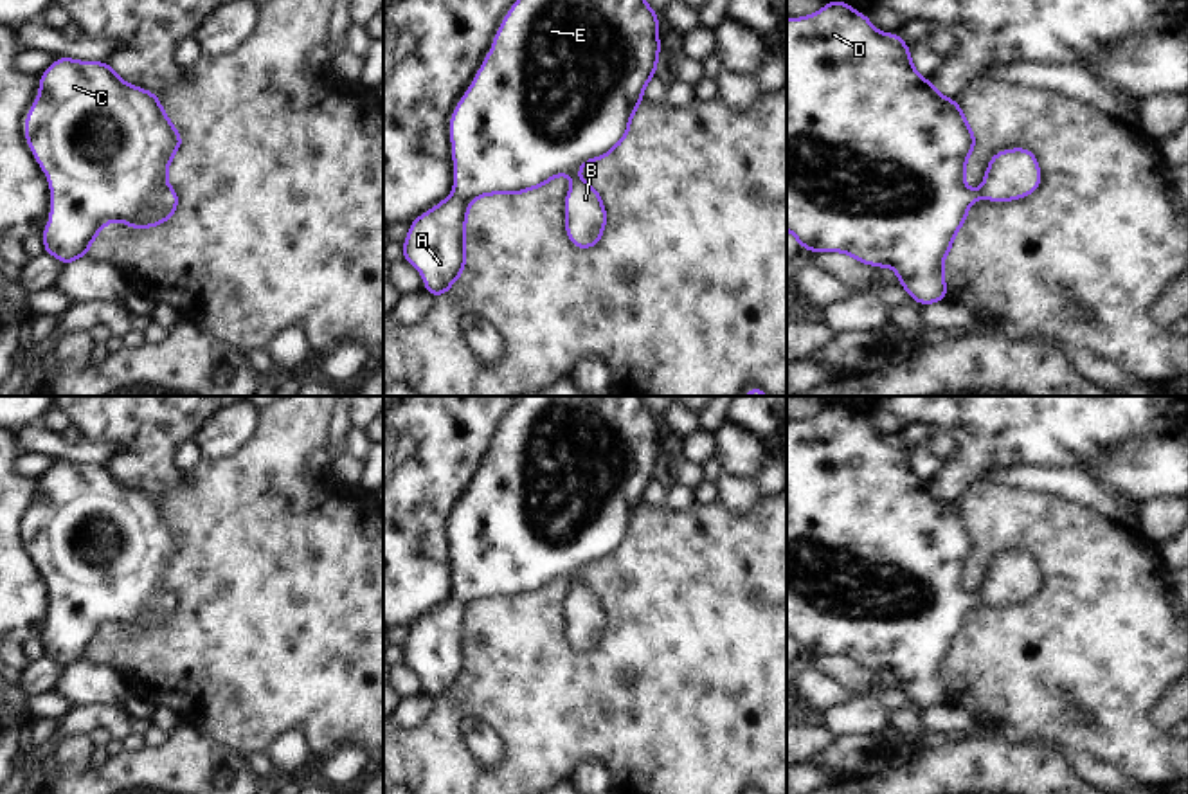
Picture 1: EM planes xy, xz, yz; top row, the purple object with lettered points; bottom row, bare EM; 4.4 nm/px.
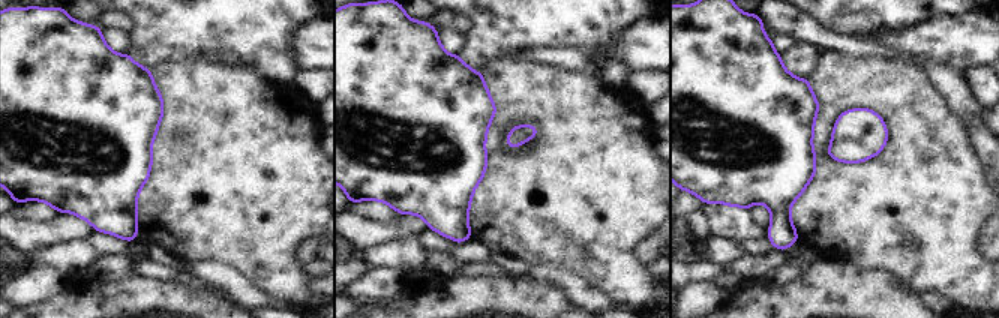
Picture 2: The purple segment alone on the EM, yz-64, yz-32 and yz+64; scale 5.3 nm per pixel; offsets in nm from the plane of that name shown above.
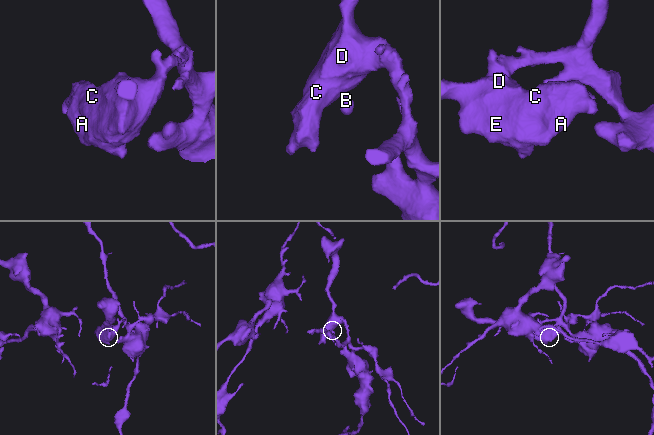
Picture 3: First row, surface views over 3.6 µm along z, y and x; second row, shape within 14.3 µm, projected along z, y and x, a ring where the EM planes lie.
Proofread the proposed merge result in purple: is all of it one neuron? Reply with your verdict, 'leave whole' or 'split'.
leave whole

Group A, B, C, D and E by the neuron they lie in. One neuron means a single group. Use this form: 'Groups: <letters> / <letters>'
Groups: A B C D E.

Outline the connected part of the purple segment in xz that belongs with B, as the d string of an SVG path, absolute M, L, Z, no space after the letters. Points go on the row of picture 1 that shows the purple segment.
M517 0L511 5L493 36L491 50L450 117L454 191L410 221L403 241L403 259L419 270L425 292L439 297L463 275L468 211L481 196L522 194L567 175L572 180L565 194L565 230L571 243L590 248L601 241L607 211L599 193L578 171L623 144L643 92L655 77L659 50L657 11L646 0Z

